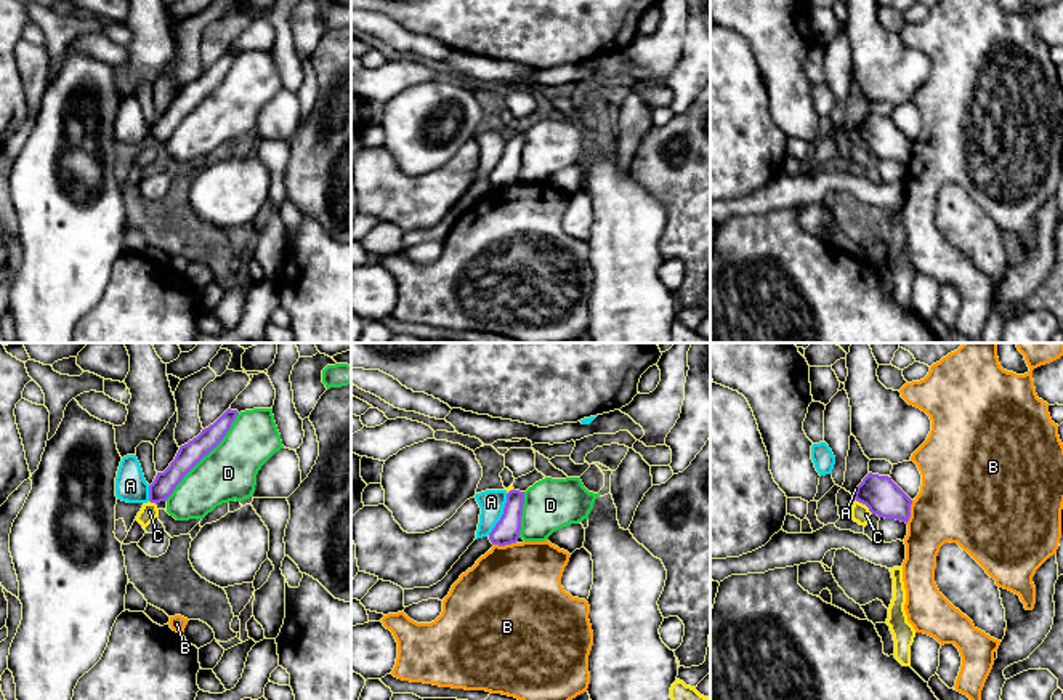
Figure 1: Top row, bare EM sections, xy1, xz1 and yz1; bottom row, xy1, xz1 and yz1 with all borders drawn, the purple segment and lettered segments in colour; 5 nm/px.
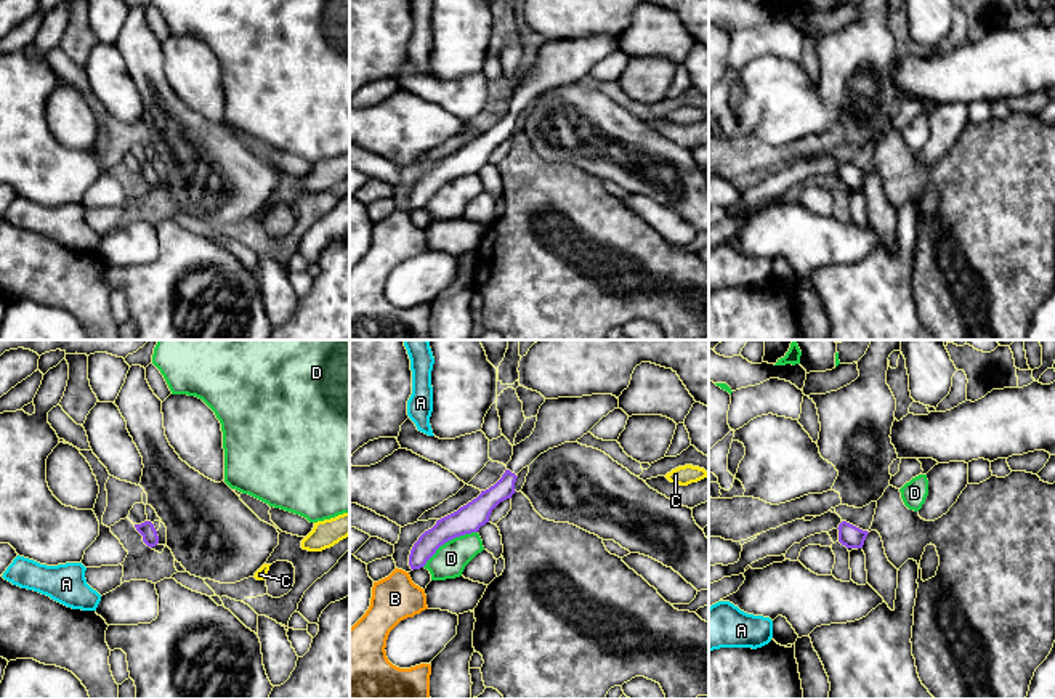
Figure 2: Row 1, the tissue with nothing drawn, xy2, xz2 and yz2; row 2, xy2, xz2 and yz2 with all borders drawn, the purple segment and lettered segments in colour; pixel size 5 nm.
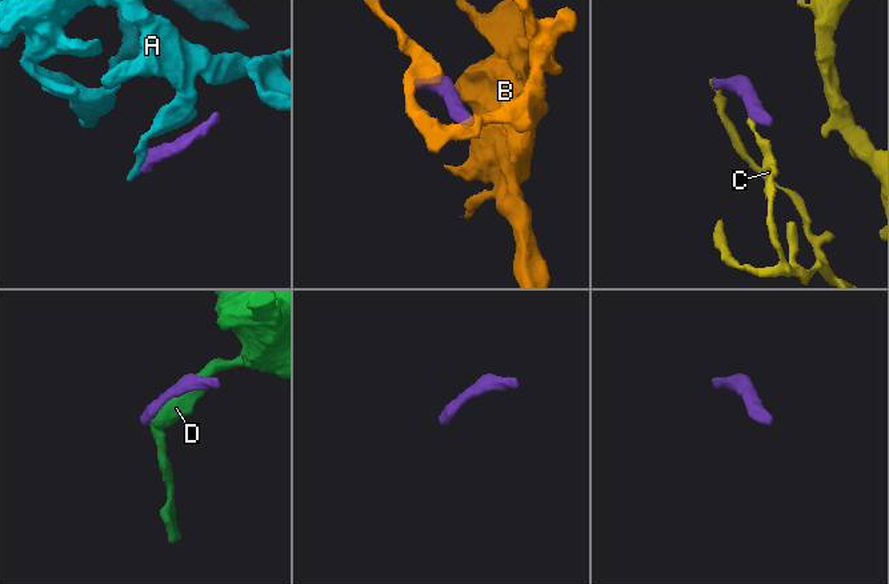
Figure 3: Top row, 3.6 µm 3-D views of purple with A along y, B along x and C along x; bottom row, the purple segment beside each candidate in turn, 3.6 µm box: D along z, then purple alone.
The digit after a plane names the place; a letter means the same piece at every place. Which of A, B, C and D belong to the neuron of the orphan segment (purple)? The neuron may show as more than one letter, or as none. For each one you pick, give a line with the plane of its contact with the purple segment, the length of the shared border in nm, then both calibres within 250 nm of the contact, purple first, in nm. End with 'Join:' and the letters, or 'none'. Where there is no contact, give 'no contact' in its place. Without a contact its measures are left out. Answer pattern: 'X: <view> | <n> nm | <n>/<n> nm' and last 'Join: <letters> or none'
Join: none

